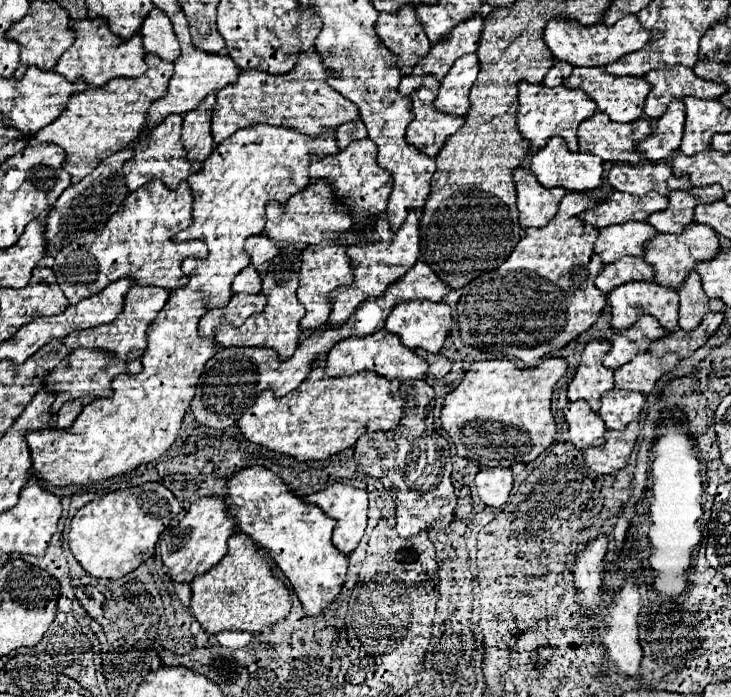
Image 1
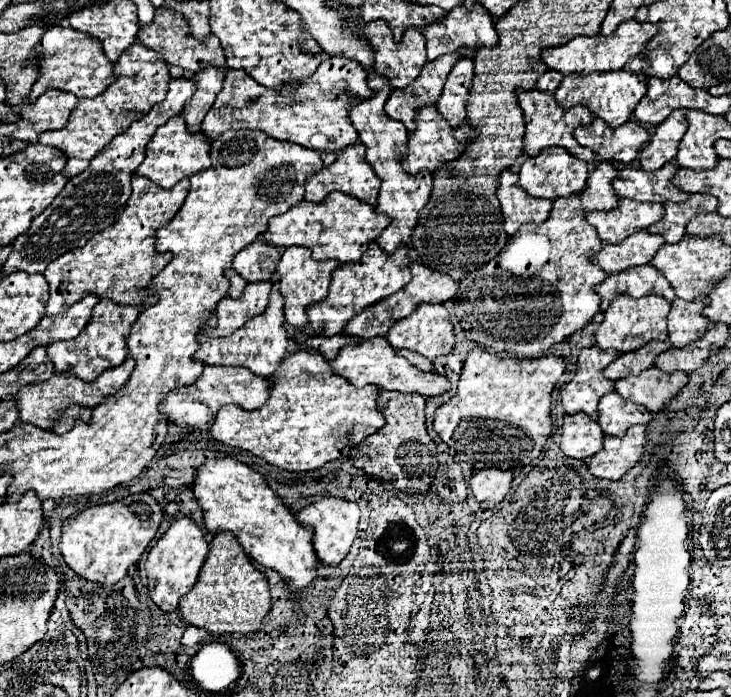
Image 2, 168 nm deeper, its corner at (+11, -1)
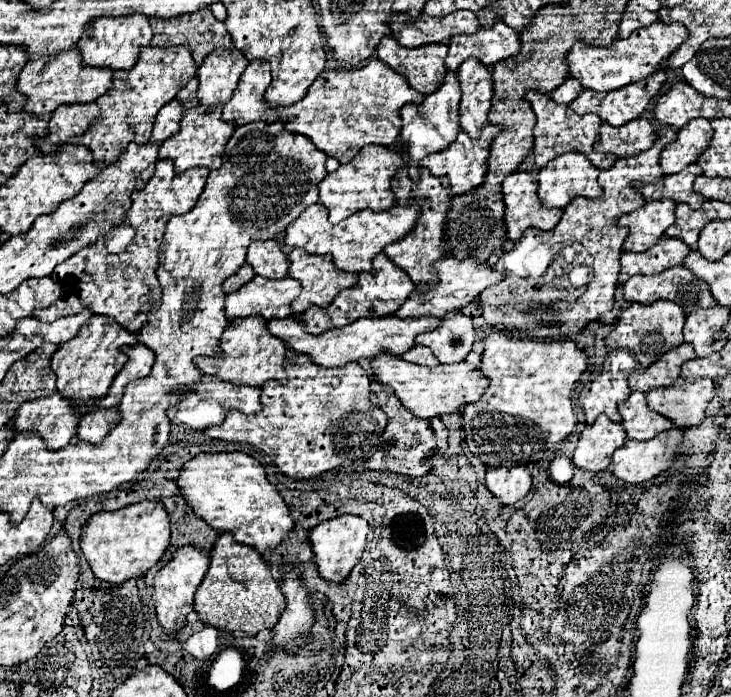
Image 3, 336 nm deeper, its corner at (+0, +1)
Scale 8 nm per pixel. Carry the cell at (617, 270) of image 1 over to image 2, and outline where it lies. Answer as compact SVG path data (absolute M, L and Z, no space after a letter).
M640 265L622 273L608 275L606 281L596 287L596 293L606 301L612 301L620 293L628 293L630 297L644 297L652 293L662 295L668 301L676 299L676 293L668 285L666 277L658 269L652 269L652 265Z

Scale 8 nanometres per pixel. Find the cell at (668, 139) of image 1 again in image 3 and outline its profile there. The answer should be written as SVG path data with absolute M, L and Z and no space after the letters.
M691 119L685 127L681 127L677 131L677 139L663 147L663 151L661 151L661 169L663 169L663 173L665 175L679 173L687 165L695 163L697 157L699 157L699 151L703 151L703 147L707 147L707 139L711 139L711 125L709 125L709 121L707 119Z

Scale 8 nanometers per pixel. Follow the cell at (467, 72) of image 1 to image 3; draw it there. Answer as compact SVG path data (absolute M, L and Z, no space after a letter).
M471 57L463 61L463 65L457 69L457 75L463 93L459 103L459 125L473 139L477 139L481 127L487 123L487 111L491 107L491 69Z

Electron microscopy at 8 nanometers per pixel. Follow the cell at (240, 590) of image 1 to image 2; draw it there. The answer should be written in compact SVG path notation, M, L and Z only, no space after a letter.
M216 533L210 543L210 553L200 569L196 585L180 599L182 617L210 633L224 635L248 635L262 627L262 619L272 607L272 597L266 577L252 565L242 545L232 537L232 533Z

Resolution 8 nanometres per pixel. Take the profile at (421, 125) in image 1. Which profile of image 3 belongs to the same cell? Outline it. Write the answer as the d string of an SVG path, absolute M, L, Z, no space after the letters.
M485 125L481 129L481 137L479 139L471 139L465 131L459 133L455 137L455 141L445 147L443 151L437 151L437 153L431 153L427 157L423 157L419 161L421 167L427 167L431 171L431 175L435 177L447 177L449 183L451 183L451 193L453 195L461 195L461 193L467 193L467 191L473 191L475 187L479 187L479 183L483 183L483 175L487 173L487 155L489 155L489 145L491 145L491 139L499 133L497 127L493 125Z

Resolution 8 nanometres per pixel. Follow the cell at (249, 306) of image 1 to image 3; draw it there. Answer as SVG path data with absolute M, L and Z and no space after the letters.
M255 275L239 291L229 293L225 299L225 313L233 319L249 315L263 315L269 319L283 319L291 315L291 299L299 295L299 283L291 277L265 279Z

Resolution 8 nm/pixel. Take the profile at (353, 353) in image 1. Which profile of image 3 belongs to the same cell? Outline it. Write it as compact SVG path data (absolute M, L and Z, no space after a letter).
M383 351L369 359L369 373L371 377L375 377L375 381L391 387L399 401L417 417L439 417L443 413L455 413L461 405L477 401L483 395L483 387L487 387L487 379L483 379L481 371L467 365L465 361L453 365L437 365L429 369L409 363L389 351Z

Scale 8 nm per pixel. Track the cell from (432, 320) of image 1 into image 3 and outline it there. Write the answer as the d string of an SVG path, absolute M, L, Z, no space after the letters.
M457 311L445 315L435 331L417 335L415 343L429 347L439 363L459 363L471 351L473 339L475 331L471 319Z

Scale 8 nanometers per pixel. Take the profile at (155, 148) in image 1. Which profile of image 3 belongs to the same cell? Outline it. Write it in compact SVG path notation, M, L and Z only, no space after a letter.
M221 107L187 109L187 113L181 119L181 129L175 135L171 135L169 139L165 139L163 145L159 147L159 159L171 159L175 165L175 173L183 173L193 167L219 169L223 147L229 141L229 137L233 135L233 131L235 131L235 125L225 123L221 119Z

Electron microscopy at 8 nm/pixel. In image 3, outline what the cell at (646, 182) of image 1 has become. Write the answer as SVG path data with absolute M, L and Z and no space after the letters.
M691 163L681 173L665 175L657 183L641 185L639 191L645 199L673 199L675 203L689 203L691 209L699 209L705 199L693 191L693 181L701 173L701 167L697 163Z

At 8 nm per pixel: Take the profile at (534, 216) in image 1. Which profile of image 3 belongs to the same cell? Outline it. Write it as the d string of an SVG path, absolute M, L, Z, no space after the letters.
M515 171L503 181L503 201L505 201L505 223L507 237L517 241L525 229L553 229L563 209L547 209L539 203L537 183L531 171Z

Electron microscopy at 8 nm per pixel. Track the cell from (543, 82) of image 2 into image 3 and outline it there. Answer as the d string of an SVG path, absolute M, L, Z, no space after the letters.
M567 77L567 81L563 81L557 89L551 91L551 99L557 103L571 103L579 93L581 93L581 83L577 79Z

